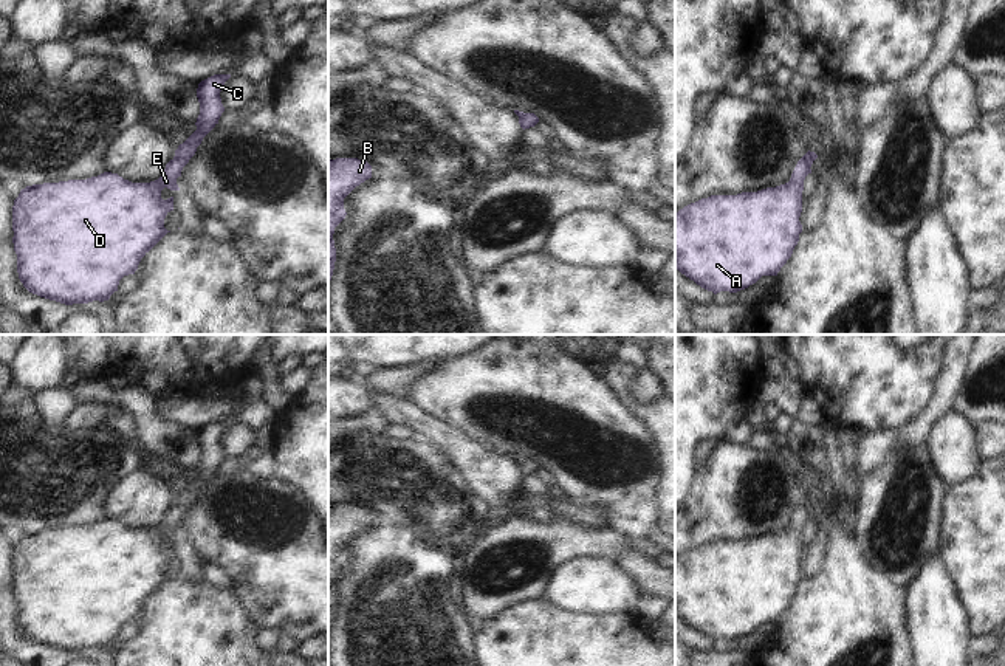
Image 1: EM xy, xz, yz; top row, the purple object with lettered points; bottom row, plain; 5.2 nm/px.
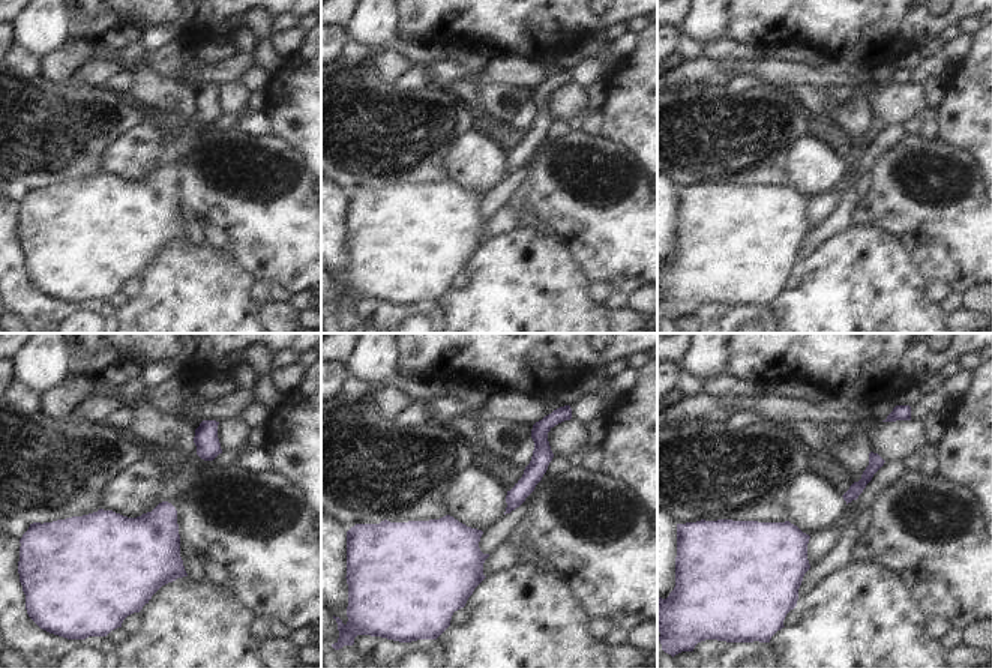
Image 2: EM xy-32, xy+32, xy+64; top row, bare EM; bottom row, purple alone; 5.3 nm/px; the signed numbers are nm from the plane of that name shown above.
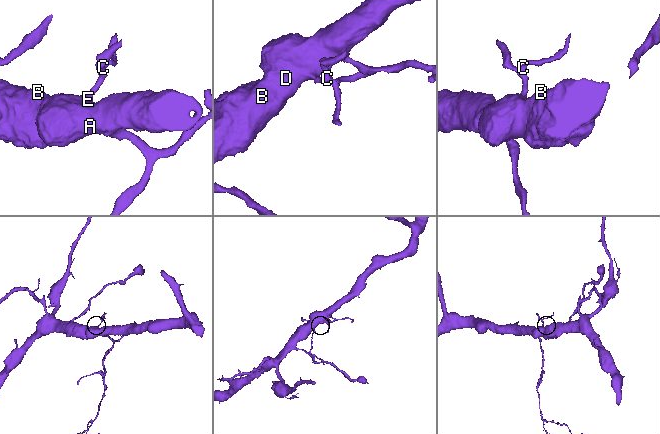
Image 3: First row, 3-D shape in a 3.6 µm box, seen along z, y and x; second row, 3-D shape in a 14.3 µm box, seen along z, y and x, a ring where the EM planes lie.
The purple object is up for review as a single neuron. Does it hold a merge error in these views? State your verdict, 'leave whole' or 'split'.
leave whole

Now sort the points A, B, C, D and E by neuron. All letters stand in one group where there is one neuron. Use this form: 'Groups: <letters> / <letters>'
Groups: A B C D E.

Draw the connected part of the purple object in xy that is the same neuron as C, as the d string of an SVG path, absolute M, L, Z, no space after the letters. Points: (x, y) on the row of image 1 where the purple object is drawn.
M214 74L198 84L197 130L178 146L158 180L132 183L104 172L87 180L33 184L20 191L12 206L12 243L19 279L29 293L65 305L104 302L118 291L124 276L135 274L141 259L170 232L164 218L173 211L173 197L163 200L161 191L180 191L177 178L225 112L220 91L229 77Z

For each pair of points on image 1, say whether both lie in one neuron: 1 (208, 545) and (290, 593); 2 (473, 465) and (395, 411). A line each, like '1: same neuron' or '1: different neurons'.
1: same neuron
2: same neuron

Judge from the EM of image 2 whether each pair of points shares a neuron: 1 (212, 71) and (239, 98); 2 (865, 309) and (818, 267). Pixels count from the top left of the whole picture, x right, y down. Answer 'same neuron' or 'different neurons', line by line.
1: different neurons
2: same neuron

